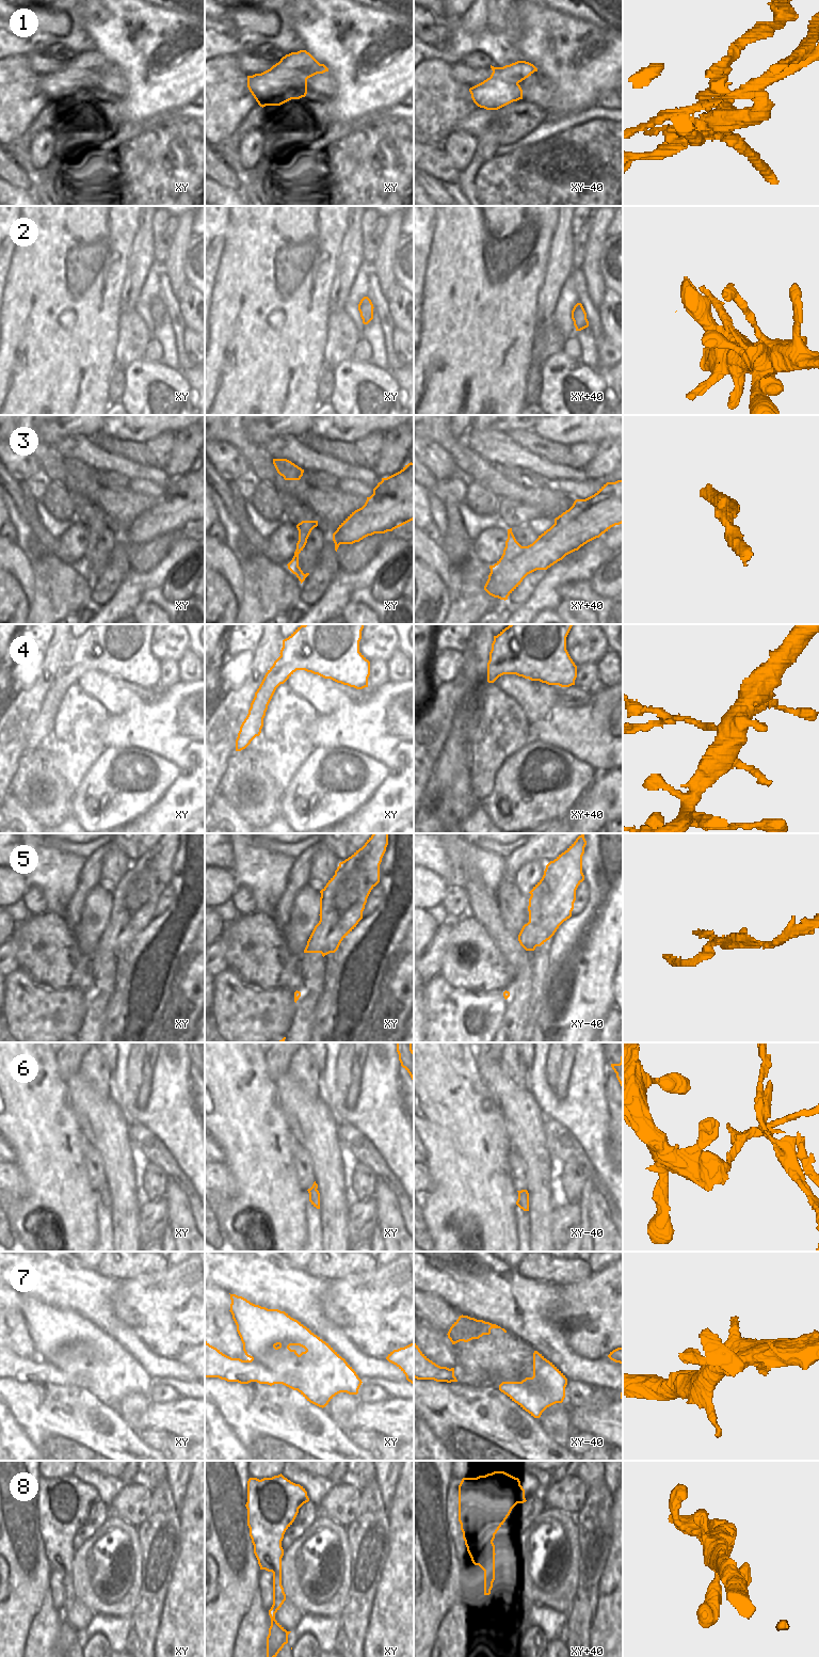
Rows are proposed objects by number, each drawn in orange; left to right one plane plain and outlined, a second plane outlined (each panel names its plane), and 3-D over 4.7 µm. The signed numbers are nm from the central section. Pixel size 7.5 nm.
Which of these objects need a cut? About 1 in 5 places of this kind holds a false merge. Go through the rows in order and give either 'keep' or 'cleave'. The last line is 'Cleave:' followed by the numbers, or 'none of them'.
1: cleave
2: keep
3: keep
4: cleave
5: cleave
6: cleave
7: keep
8: keep
Cleave: 1, 4, 5, 6

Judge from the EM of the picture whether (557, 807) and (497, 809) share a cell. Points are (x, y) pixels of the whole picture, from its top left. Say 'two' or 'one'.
one

